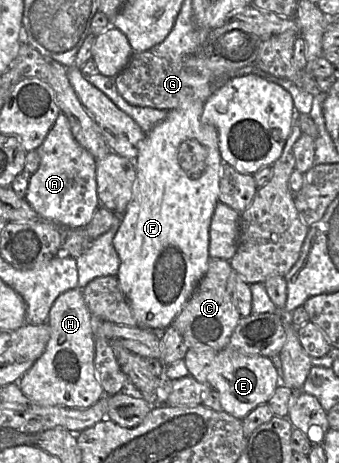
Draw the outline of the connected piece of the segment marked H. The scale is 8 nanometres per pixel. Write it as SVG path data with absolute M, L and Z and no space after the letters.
M82 289L62 293L52 305L46 322L50 339L43 354L20 378L18 386L34 401L48 406L89 408L105 396L95 371L95 318L89 312Z

